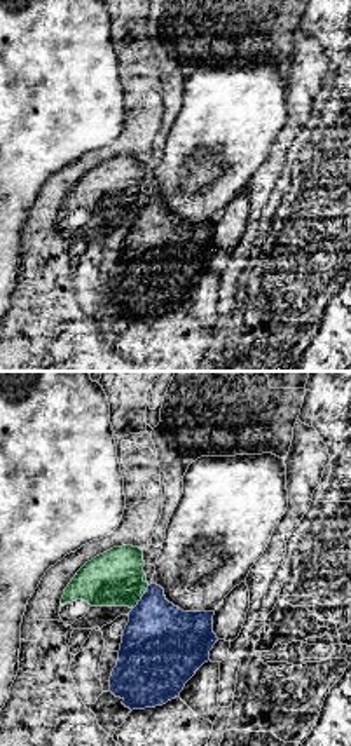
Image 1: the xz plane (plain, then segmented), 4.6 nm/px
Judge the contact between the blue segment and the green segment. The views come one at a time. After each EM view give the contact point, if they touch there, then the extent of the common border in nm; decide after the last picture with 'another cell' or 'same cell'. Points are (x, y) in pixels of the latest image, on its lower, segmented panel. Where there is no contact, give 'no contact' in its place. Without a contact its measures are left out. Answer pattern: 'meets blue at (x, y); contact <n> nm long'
meets blue at (142, 598); contact 130 nm long

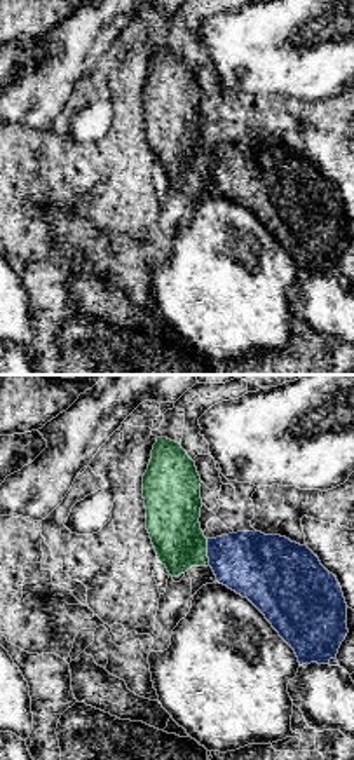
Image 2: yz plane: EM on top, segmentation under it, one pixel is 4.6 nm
meets blue at (208, 551); contact 120 nm long

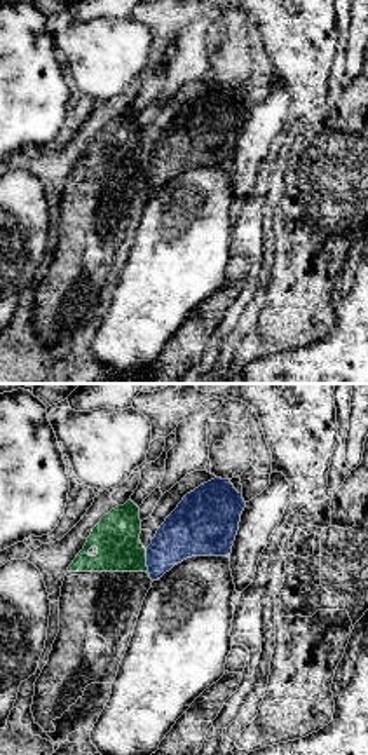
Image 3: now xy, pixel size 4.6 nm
meets blue at (147, 564); contact 130 nm long

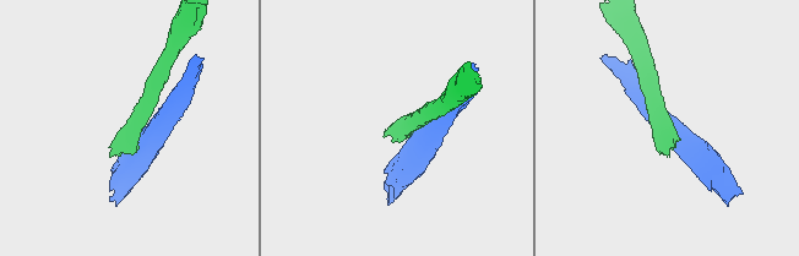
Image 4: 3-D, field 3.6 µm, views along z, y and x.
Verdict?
another cell

